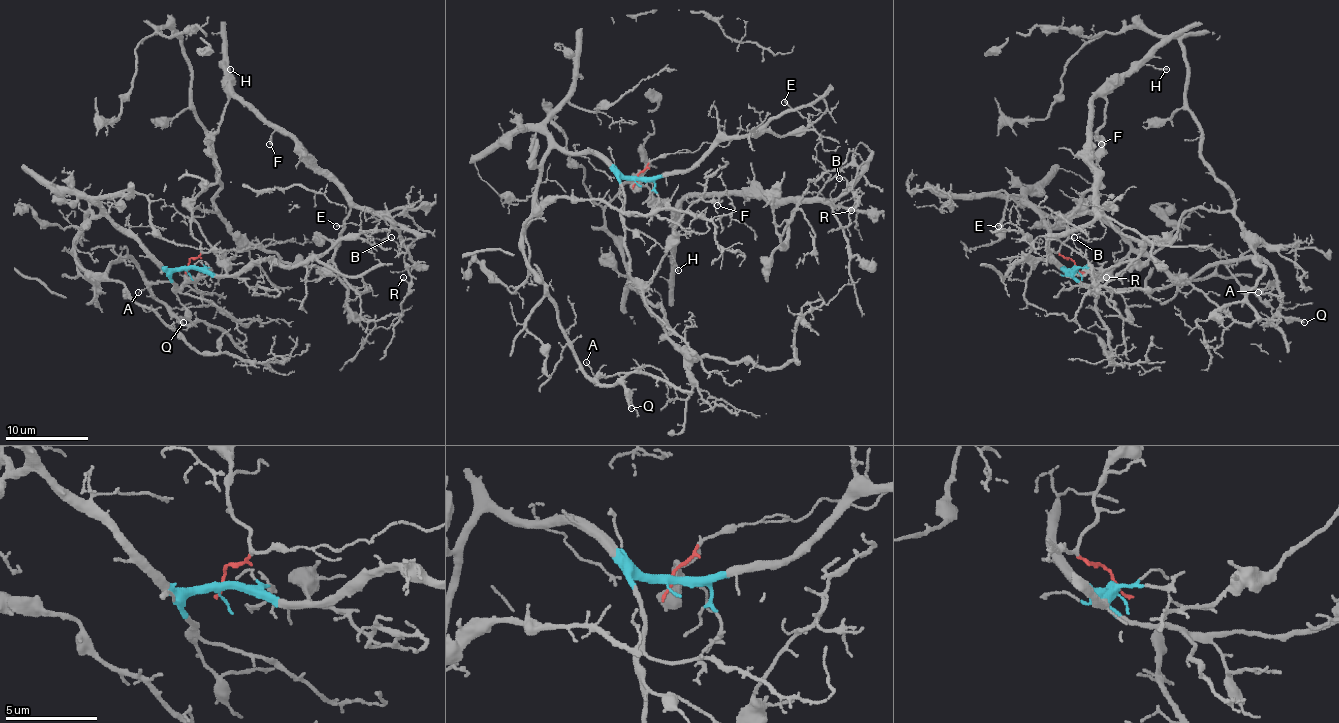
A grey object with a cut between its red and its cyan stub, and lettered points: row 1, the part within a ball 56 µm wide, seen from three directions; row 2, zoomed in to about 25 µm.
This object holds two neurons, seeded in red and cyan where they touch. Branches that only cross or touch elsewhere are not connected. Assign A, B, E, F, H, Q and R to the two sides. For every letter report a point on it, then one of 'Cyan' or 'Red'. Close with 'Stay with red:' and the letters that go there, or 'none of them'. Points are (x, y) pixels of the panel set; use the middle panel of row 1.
A: Place: (586, 362). Cyan
B: Place: (839, 178). Red
E: Place: (784, 102). Cyan
F: Place: (717, 205). Red
H: Place: (678, 270). Red
Q: Place: (631, 408). Cyan
R: Place: (851, 210). Red
Stay with red: B, F, H, R

